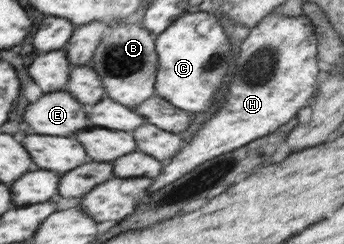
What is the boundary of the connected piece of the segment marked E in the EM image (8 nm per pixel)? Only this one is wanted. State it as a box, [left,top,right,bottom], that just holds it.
[25,93,87,136]

